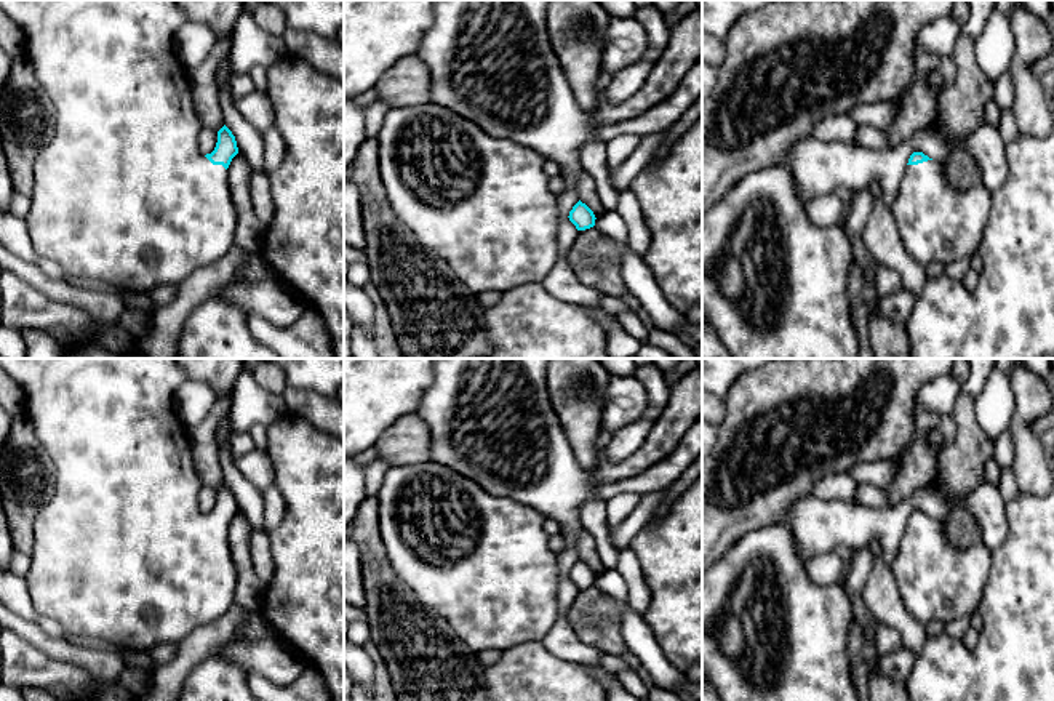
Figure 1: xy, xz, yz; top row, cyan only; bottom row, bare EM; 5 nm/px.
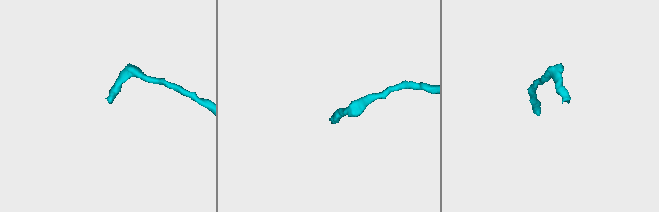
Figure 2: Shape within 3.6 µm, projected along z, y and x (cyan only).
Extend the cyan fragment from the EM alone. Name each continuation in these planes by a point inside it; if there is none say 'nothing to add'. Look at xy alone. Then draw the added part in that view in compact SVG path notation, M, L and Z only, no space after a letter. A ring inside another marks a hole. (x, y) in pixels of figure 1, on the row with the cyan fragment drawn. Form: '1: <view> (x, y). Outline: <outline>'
1: xy (122, 194). Outline: M0 0L0 11L11 18L24 35L24 54L54 106L54 136L34 163L34 192L26 226L40 258L54 261L72 282L88 280L149 291L179 283L203 266L222 259L235 246L237 214L230 200L227 170L213 165L198 147L202 123L195 114L189 74L176 56L176 32L187 21L178 0Z

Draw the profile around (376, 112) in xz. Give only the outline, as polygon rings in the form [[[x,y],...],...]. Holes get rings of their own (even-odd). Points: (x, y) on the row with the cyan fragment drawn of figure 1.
[[[373,102],[366,107],[366,138],[379,134],[389,110],[389,106],[384,102]]]

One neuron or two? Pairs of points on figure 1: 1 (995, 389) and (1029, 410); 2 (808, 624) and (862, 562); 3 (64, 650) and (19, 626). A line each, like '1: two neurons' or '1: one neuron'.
1: two neurons
2: two neurons
3: one neuron

